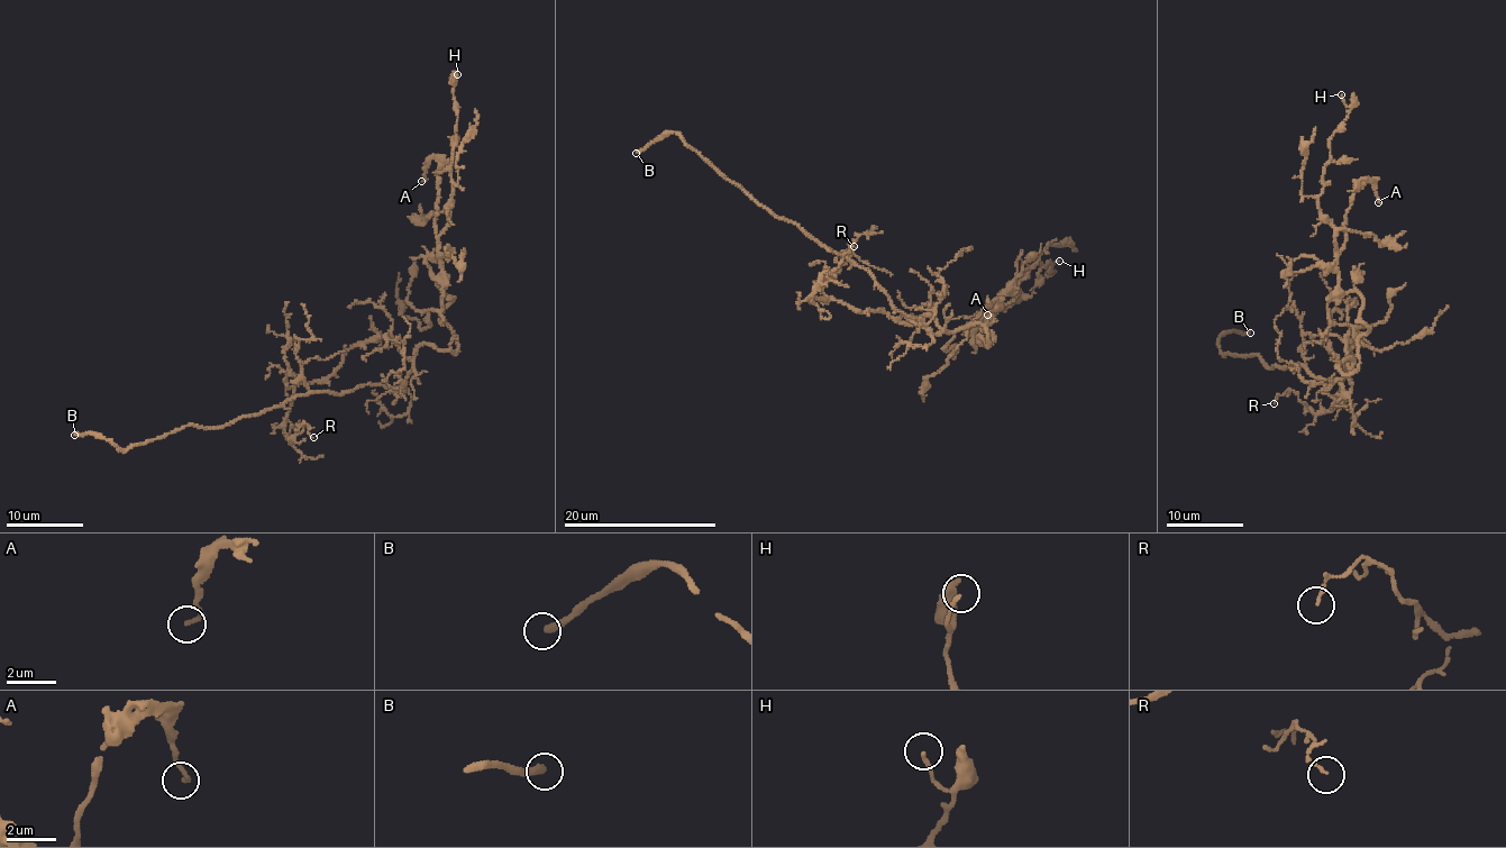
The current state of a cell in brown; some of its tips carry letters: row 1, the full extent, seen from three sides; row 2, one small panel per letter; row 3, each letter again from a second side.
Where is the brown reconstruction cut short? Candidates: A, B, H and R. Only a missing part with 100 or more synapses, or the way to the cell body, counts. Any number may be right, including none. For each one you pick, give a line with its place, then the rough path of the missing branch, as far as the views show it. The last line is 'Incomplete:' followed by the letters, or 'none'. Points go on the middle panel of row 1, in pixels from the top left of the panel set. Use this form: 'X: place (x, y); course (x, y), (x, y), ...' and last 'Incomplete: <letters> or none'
B: place (636, 153)
Incomplete: B

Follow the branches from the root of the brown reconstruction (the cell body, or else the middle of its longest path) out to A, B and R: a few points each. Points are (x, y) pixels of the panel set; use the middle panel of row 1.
A: (946, 333), (980, 324), (987, 346), (982, 313), (1012, 291), (987, 315)
B: (946, 333), (936, 335), (906, 320), (864, 269), (758, 206), (675, 133), (663, 133), (636, 153)
R: (946, 333), (929, 317), (902, 321), (828, 299), (811, 300), (813, 286), (854, 246)

